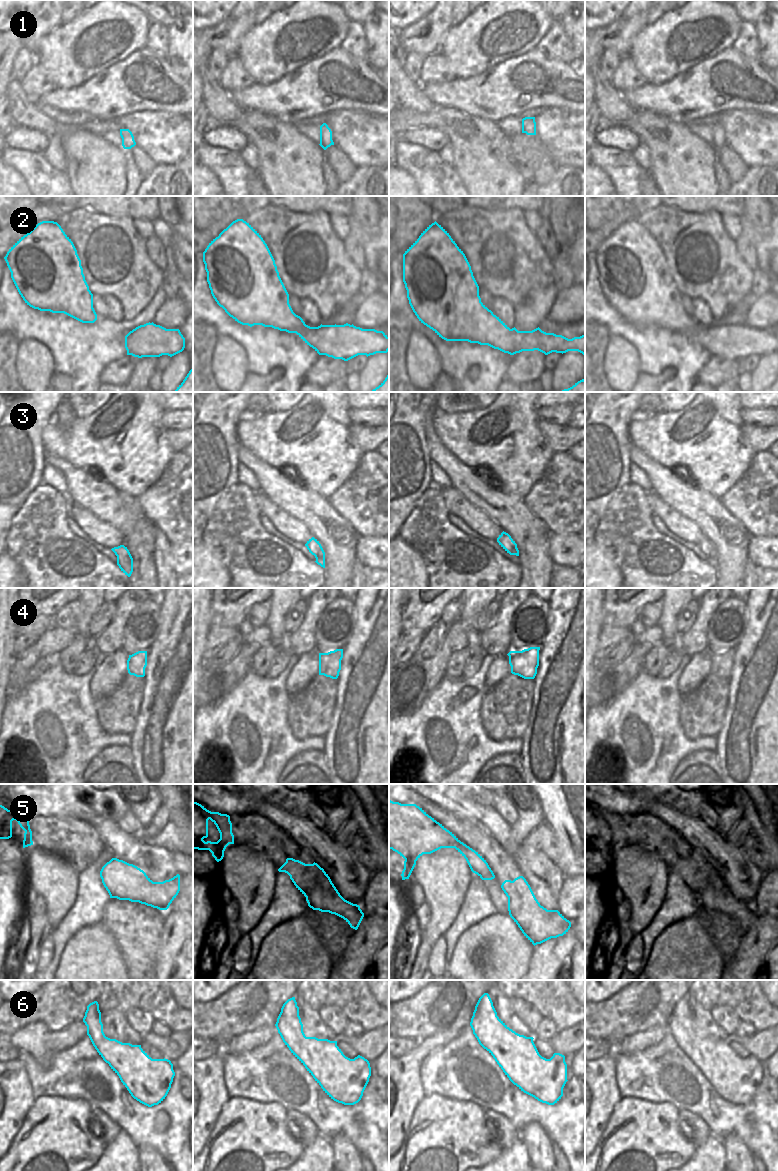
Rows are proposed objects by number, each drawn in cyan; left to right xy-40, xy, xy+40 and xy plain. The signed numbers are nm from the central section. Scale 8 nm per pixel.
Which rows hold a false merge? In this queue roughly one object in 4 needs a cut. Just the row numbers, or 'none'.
5

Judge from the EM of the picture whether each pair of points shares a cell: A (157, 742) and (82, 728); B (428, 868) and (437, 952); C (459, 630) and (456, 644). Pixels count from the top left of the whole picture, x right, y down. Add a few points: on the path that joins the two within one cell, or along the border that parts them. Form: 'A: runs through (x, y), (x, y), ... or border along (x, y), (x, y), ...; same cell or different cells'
A: border along (130, 735), (131, 746); different cells
B: border along (443, 935), (434, 943), (428, 956); different cells
C: runs through (457, 633), (456, 641); same cell

